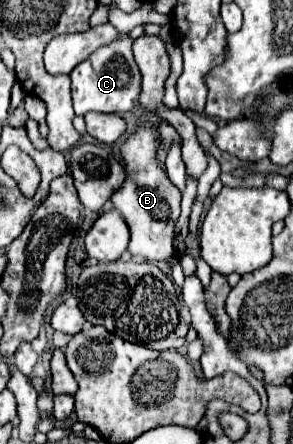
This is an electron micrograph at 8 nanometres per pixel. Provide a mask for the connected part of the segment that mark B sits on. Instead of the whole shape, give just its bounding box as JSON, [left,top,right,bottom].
[111,123,181,263]

